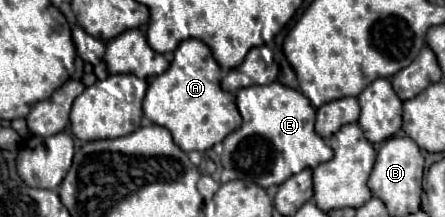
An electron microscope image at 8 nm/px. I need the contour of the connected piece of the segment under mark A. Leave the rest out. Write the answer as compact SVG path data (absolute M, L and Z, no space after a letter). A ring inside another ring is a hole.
M185 39L175 49L171 67L163 75L153 77L153 81L149 83L145 99L143 99L143 113L153 123L169 129L169 133L173 135L173 141L185 153L189 153L189 151L203 153L203 151L211 149L215 143L221 143L231 131L235 131L241 125L241 115L237 111L235 97L231 93L219 89L219 79L221 79L221 69L217 65L217 61L213 59L209 47L205 47L205 43L201 43L199 39Z

